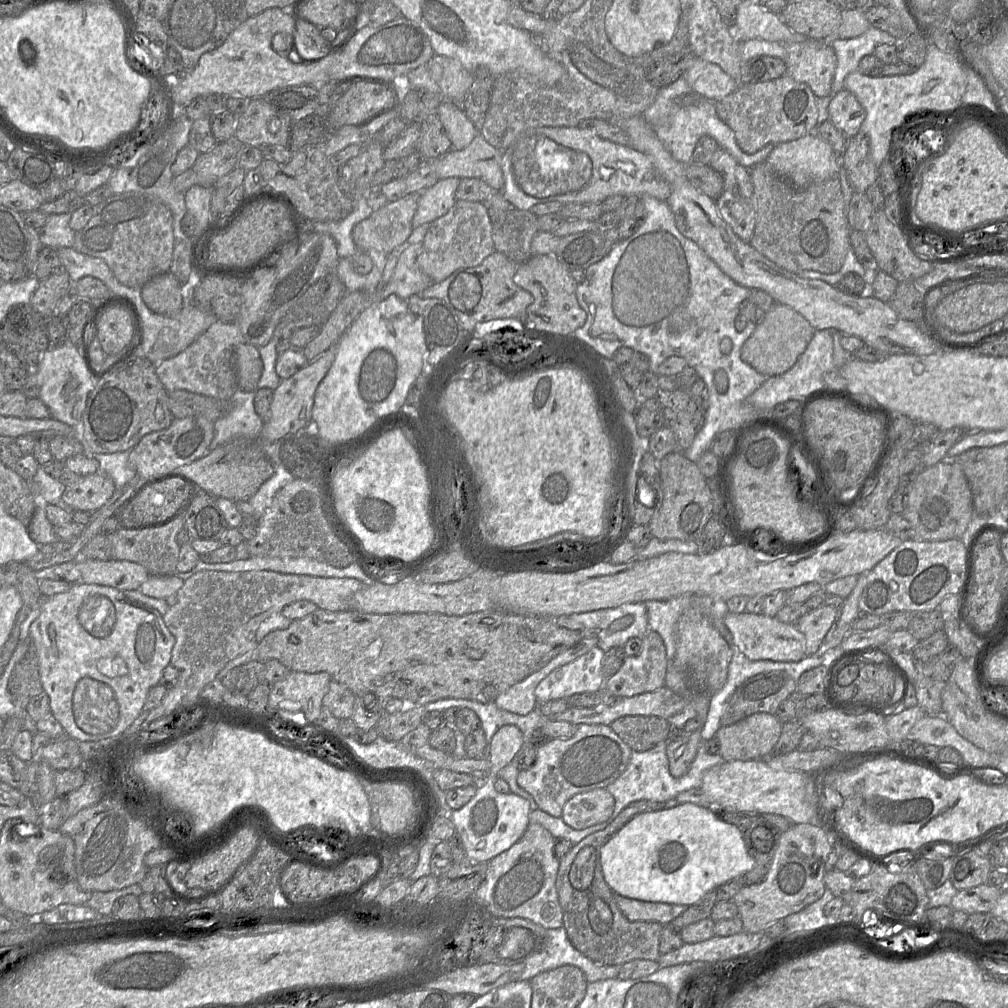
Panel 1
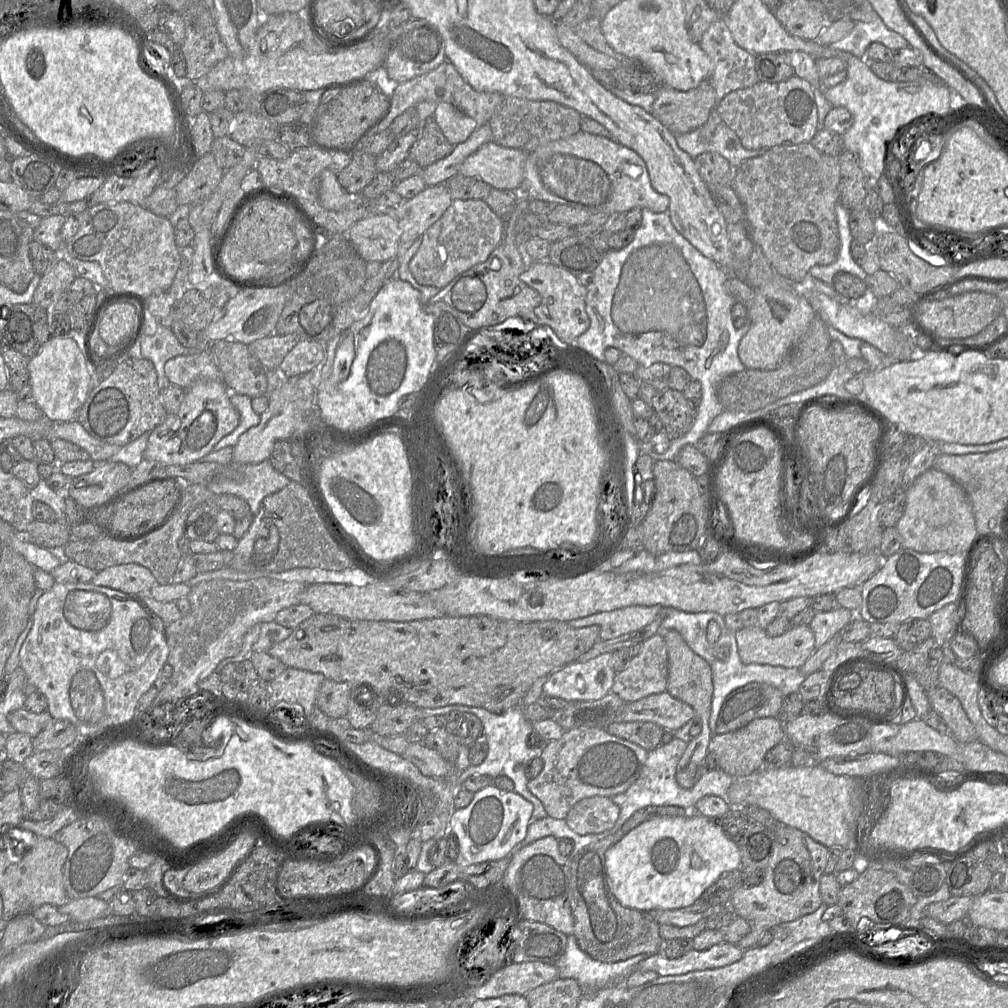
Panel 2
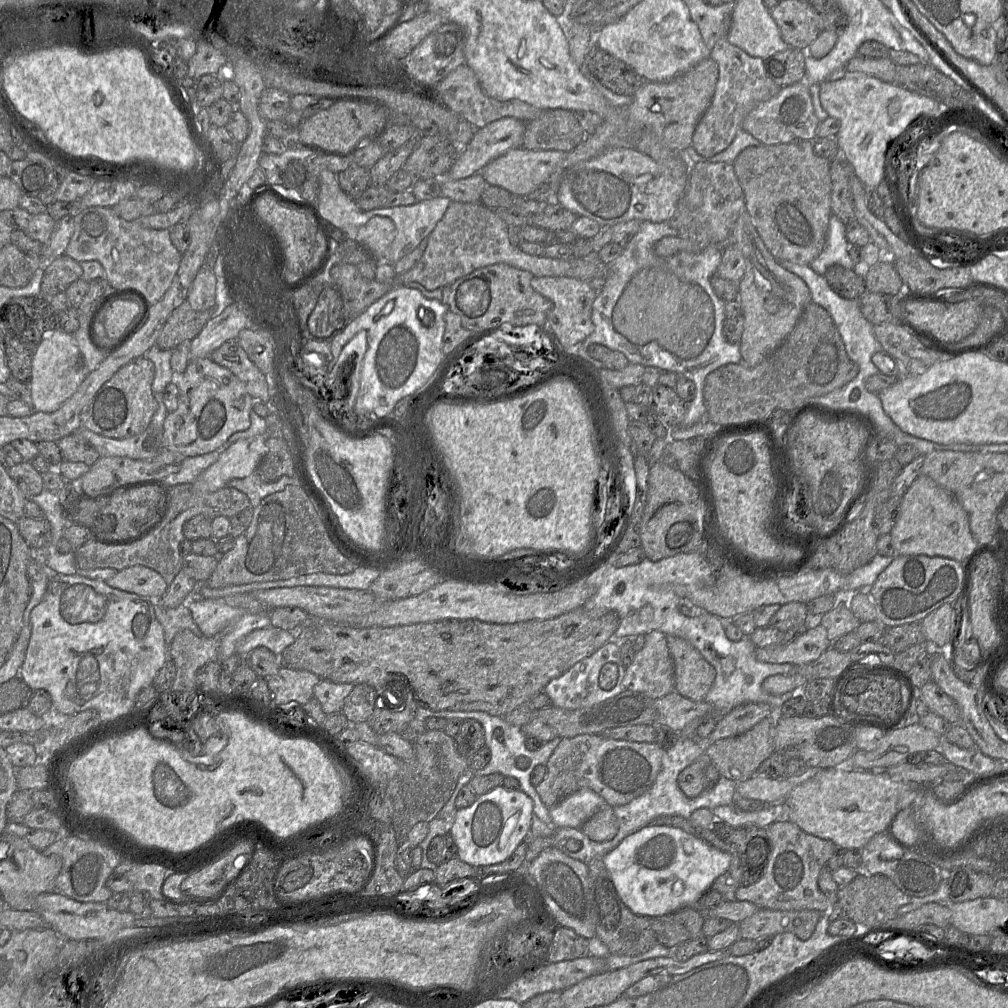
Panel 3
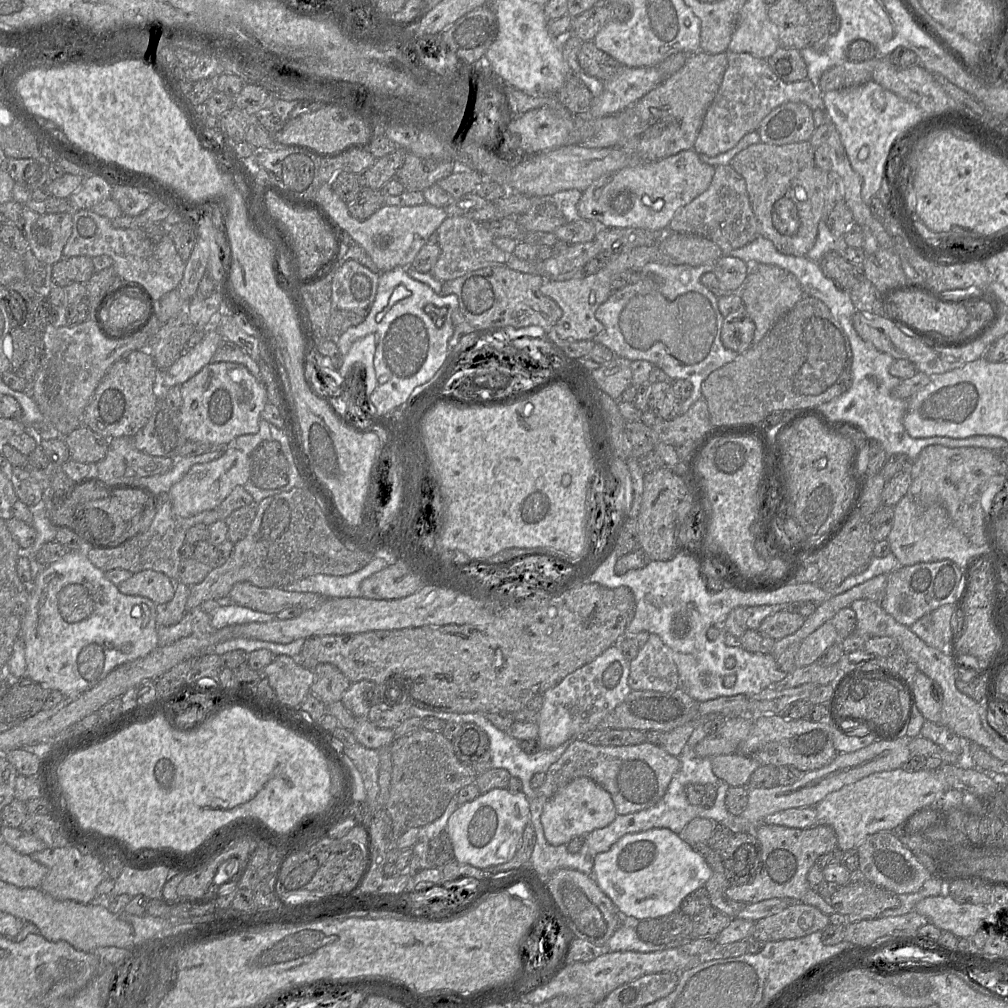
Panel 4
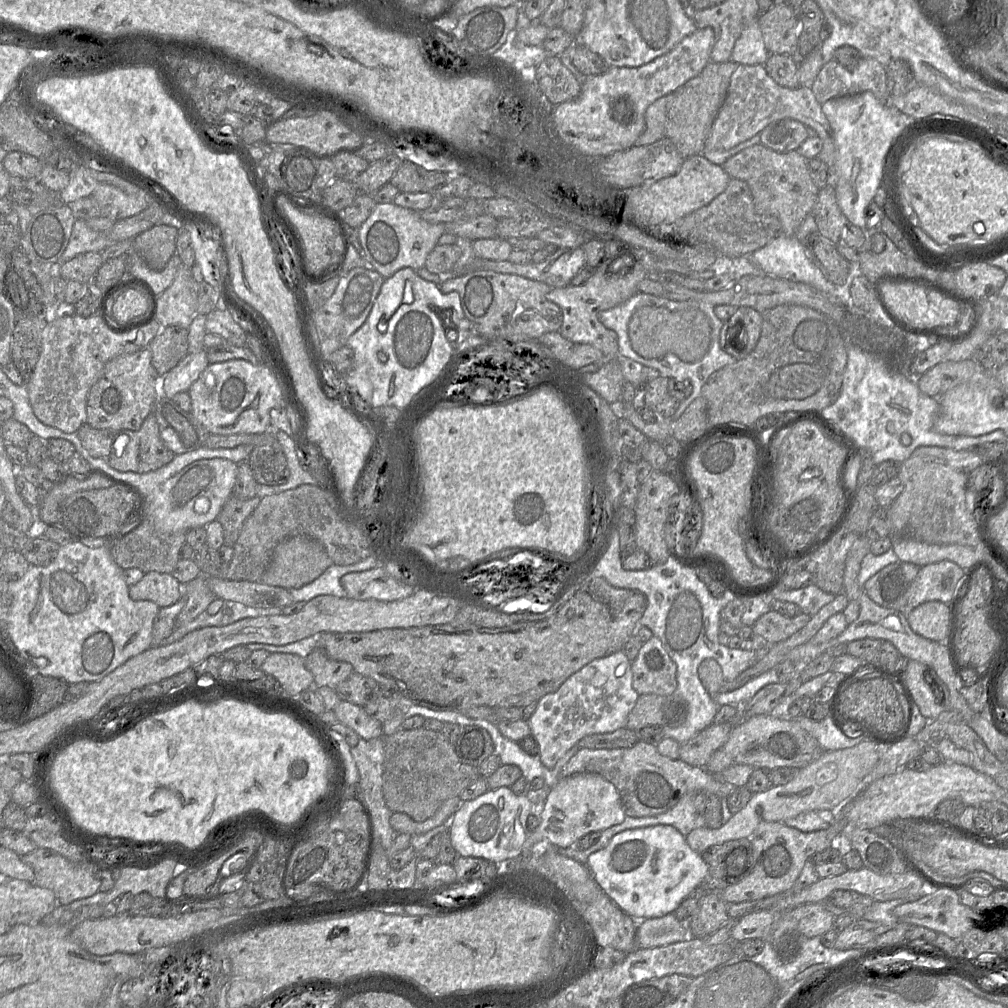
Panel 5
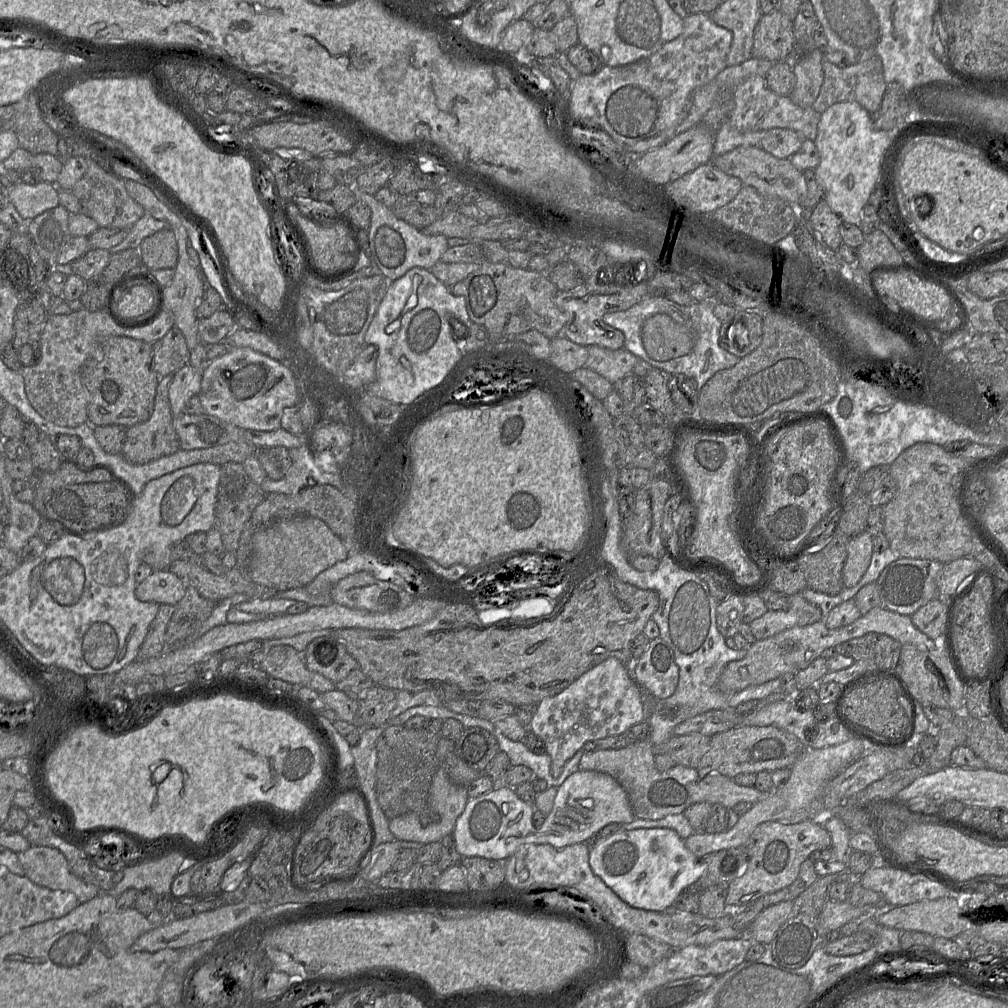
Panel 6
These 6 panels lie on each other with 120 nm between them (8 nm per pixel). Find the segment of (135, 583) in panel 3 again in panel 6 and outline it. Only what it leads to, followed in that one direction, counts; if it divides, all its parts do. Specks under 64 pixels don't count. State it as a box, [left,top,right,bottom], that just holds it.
[135,570,186,605]

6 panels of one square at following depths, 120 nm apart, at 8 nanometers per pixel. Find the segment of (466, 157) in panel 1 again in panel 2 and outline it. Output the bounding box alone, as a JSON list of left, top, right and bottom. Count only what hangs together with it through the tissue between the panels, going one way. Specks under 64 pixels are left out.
[459,141,527,191]

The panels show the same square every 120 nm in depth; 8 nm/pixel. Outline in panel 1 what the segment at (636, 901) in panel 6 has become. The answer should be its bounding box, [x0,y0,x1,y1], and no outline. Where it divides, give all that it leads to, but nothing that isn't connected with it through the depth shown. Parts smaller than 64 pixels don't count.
[600,803,755,906]

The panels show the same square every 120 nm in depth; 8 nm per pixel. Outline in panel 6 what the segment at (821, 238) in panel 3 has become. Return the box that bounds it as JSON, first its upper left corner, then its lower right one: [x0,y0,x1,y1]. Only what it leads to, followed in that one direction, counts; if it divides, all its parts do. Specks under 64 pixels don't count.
[712,146,804,206]

